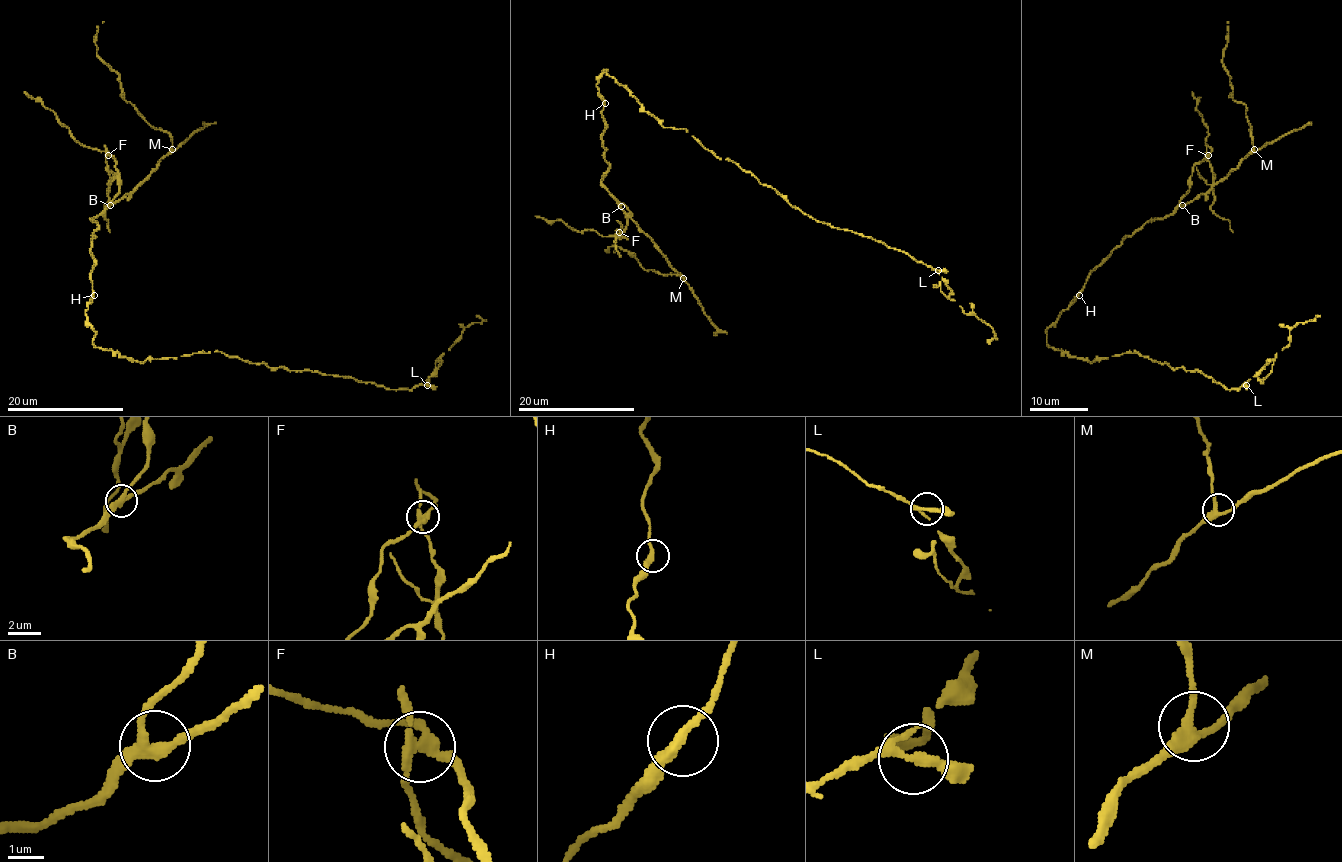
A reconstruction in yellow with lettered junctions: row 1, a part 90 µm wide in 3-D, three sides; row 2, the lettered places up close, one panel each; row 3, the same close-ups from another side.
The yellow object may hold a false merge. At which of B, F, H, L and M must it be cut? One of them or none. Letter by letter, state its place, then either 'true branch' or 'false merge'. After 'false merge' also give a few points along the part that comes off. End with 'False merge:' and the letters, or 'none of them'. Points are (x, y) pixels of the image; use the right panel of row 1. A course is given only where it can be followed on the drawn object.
B: (1182, 205) | true branch
F: (1208, 155) | false merge | (1208, 155), (1214, 192), (1211, 209), (1230, 222), (1233, 232)
H: (1079, 295) | true branch
L: (1246, 385) | true branch
M: (1254, 149) | true branch
False merge: F

